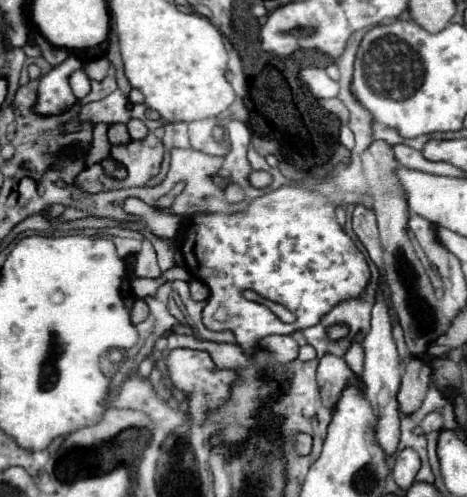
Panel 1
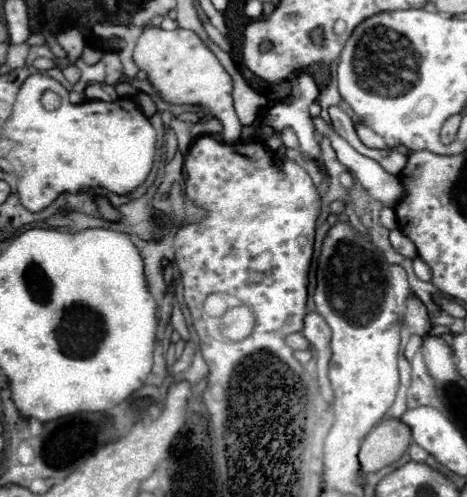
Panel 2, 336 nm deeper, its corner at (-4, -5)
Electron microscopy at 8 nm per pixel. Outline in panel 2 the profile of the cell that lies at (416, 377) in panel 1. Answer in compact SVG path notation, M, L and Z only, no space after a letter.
M384 419L362 443L360 463L364 475L396 463L406 453L410 441L412 433L408 425L404 425L400 419Z

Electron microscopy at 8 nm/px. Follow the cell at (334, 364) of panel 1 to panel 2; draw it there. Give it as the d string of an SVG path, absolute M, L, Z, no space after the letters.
M308 313L304 319L304 337L310 341L310 345L316 349L318 357L318 381L322 387L322 395L326 401L332 401L332 389L328 381L328 361L332 357L332 351L328 347L332 339L332 331L328 331L328 323L318 313Z

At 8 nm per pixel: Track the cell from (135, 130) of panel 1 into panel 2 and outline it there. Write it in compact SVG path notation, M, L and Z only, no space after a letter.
M90 83L86 87L86 93L84 93L86 99L100 99L100 101L116 101L118 95L116 95L116 89L112 85L106 85L106 83Z

